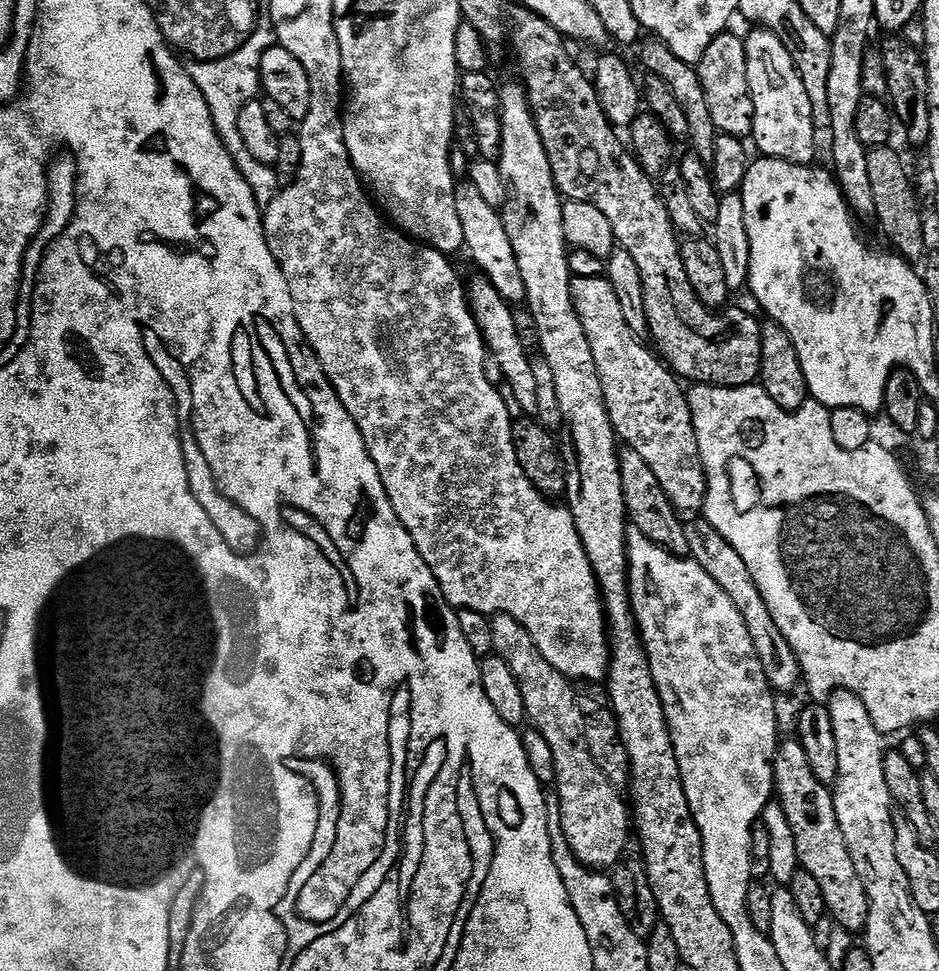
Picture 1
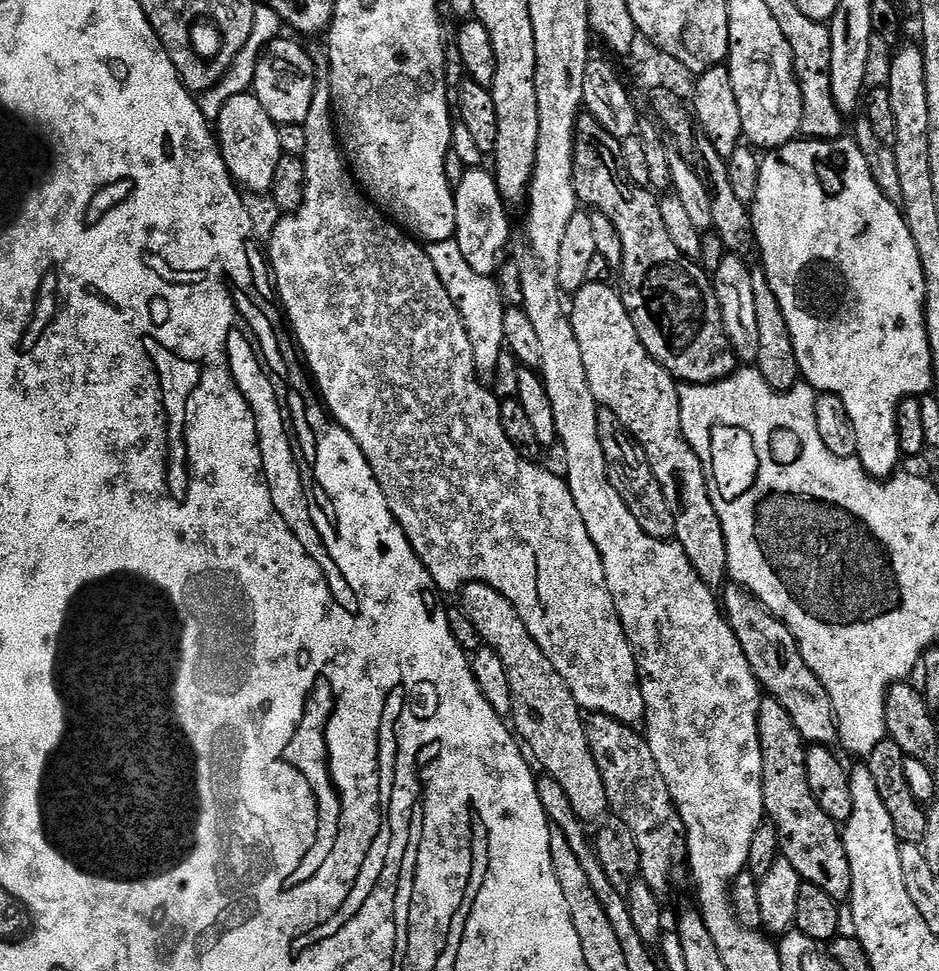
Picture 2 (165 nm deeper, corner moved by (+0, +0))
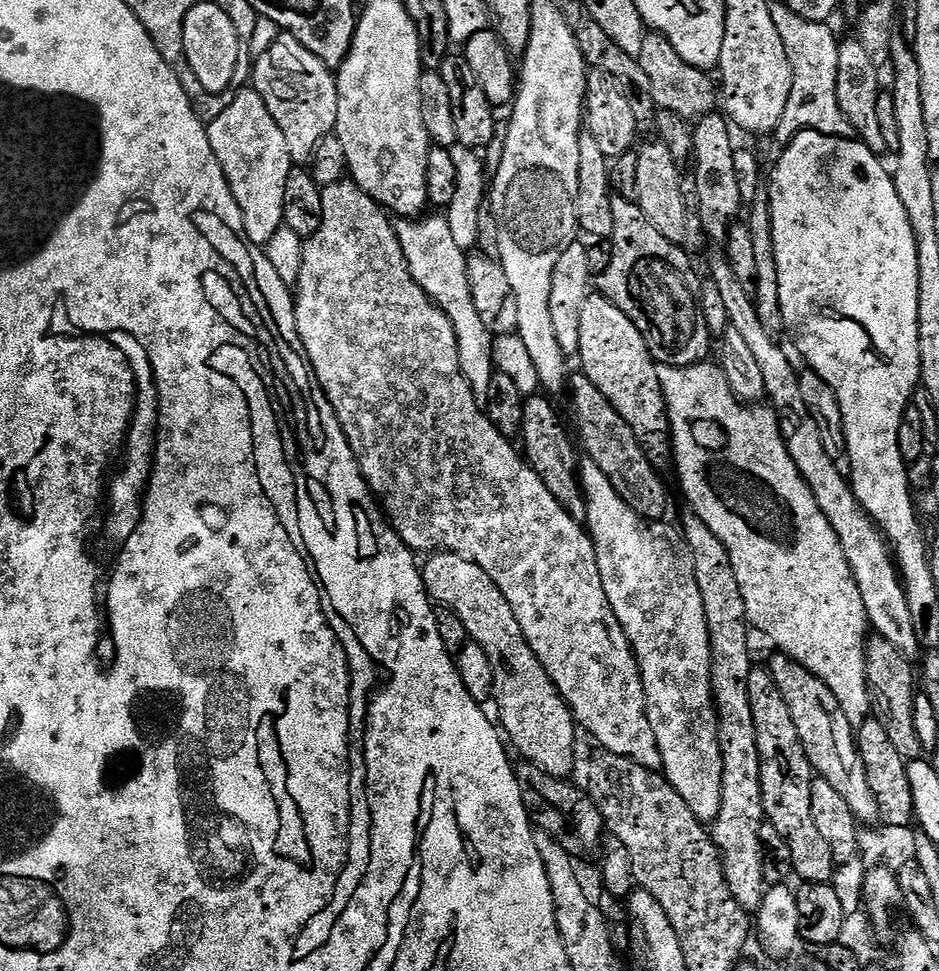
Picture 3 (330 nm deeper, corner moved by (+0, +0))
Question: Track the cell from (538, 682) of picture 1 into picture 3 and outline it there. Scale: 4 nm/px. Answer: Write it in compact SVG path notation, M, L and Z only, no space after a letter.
M437 552L423 561L424 589L429 597L456 612L468 631L469 641L482 646L493 667L494 704L500 707L502 732L511 747L524 755L523 759L533 768L561 778L571 777L576 764L576 732L578 725L568 704L554 686L550 674L538 662L518 618L506 602L502 590L473 560L453 552Z

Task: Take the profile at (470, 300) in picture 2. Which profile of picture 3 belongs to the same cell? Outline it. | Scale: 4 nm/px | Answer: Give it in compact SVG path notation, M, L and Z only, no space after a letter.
M440 214L432 215L436 216L397 219L394 224L396 237L404 250L404 257L414 280L450 318L458 342L462 374L477 400L486 402L490 398L490 382L494 371L492 362L494 337L488 331L486 322L482 322L477 307L474 306L465 249L460 248L458 242L454 242L454 234L450 234L447 219Z

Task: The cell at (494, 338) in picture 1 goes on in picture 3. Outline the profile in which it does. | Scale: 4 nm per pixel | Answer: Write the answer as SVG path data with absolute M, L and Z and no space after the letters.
M535 394L527 397L524 402L524 431L522 452L528 464L546 482L546 490L558 498L558 502L570 514L570 518L584 522L588 519L588 507L584 501L584 487L580 484L580 461L576 456L576 448L568 437L568 428L560 424L560 416L556 408L544 394Z

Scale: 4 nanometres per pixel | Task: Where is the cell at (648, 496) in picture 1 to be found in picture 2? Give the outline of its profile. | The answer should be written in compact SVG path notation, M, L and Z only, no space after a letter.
M600 408L598 438L602 442L602 450L606 454L608 480L626 502L630 514L634 514L638 526L642 526L642 530L648 536L675 537L676 519L672 513L672 507L668 505L664 487L658 482L658 478L648 464L648 459L644 456L640 445L628 435L627 428L618 418L618 414L614 414L614 410Z

